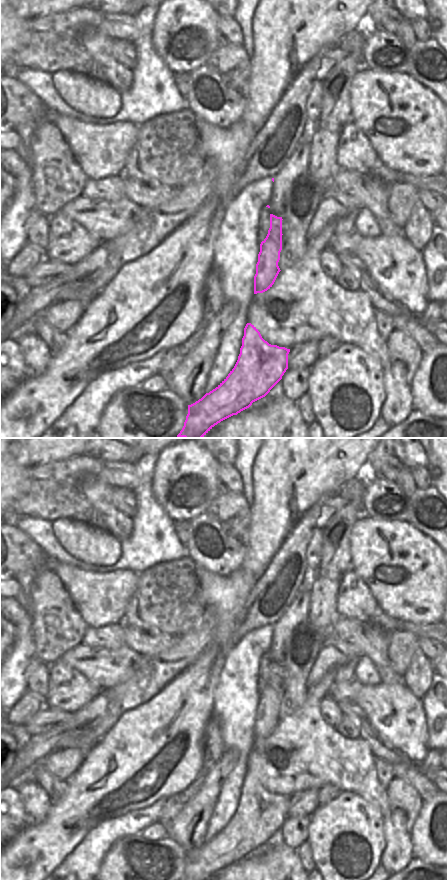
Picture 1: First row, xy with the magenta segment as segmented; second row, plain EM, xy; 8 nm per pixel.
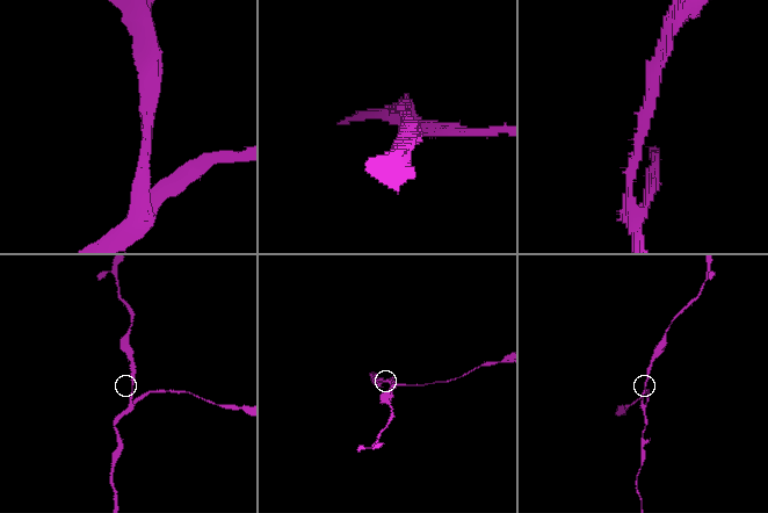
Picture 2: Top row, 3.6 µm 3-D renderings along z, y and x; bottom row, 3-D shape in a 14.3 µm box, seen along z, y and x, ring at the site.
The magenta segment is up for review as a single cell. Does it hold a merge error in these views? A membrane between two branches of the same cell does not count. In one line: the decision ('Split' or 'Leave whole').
Split

